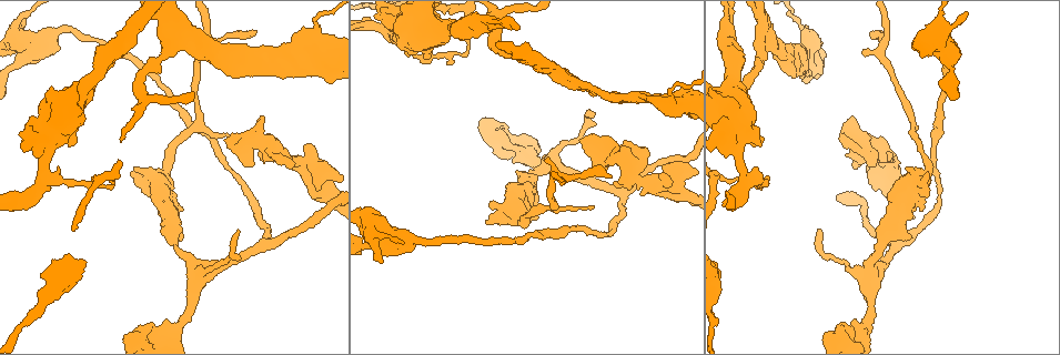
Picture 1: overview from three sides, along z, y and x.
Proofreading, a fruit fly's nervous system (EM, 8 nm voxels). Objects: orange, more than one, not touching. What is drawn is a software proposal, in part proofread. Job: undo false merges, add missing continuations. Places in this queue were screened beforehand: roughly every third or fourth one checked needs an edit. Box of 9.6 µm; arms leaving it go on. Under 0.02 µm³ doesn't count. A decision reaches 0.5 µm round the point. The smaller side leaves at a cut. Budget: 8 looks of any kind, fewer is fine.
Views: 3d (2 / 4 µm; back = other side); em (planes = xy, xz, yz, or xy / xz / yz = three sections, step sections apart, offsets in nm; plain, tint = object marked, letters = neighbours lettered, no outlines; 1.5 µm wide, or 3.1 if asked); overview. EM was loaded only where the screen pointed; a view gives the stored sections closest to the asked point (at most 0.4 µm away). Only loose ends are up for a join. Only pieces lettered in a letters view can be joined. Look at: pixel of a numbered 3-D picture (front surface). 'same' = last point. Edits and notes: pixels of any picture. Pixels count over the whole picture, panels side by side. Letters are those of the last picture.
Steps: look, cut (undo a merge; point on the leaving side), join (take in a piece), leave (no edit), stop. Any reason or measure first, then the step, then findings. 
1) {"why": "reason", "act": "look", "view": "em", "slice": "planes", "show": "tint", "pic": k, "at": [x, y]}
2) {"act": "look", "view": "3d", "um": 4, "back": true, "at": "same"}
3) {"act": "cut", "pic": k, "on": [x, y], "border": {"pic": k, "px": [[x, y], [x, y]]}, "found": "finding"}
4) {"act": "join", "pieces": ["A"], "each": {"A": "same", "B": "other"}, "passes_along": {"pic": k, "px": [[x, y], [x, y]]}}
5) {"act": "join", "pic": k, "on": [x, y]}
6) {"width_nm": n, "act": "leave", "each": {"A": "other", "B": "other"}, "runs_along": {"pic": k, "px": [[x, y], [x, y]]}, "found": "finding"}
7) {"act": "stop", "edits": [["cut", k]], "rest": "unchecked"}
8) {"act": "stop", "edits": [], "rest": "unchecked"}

{"why": "thin neck", "act": "look", "view": "3d", "um": 4, "pic": 1, "at": [252, 195]}

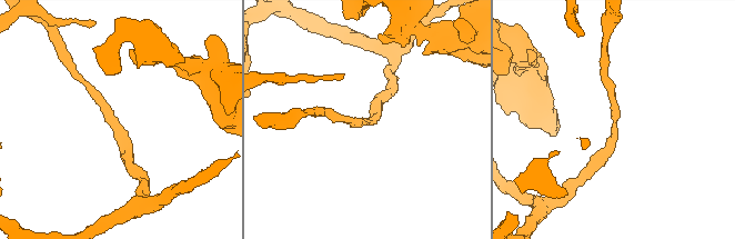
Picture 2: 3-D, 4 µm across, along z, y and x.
{"act": "look", "view": "em", "slice": "planes", "show": "letters", "pic": 2, "at": [362, 123]}

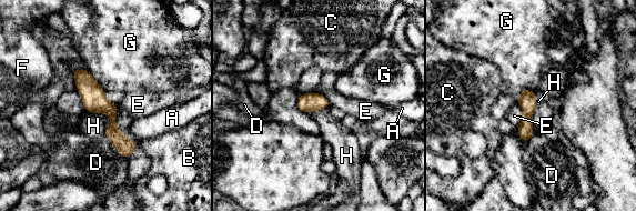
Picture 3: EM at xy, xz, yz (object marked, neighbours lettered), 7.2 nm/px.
{"act": "leave", "each": {"A": "other", "B": "other", "C": "other", "D": "other", "E": "other", "F": "other", "G": "other", "H": "other"}, "found": "all the same neuron"}

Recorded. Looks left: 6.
{"why": "narrows sharply", "act": "look", "view": "em", "slice": "xz", "step": 4, "show": "tint", "pic": 1, "at": [882, 248]}

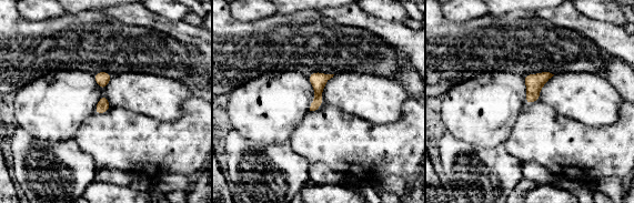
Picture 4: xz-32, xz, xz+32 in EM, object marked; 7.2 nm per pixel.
{"why": "another direction", "act": "look", "view": "em", "slice": "planes", "show": "letters", "at": "same"}

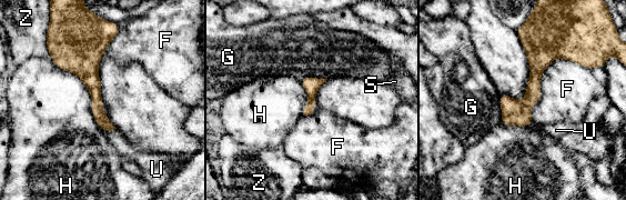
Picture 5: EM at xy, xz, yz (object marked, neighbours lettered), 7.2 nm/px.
{"longest_contact_nm": ["H", 650], "act": "leave", "each": {"F": "other", "G": "other", "H": "other", "S": "other", "U": "other", "Z": "other"}, "border": {"pic": 5, "px": [[589, 68], [555, 58], [531, 123]]}, "found": "one neuron here"}

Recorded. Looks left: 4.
{"why": "free end", "act": "look", "view": "em", "slice": "planes", "show": "plain", "pic": 1, "at": [255, 30]}

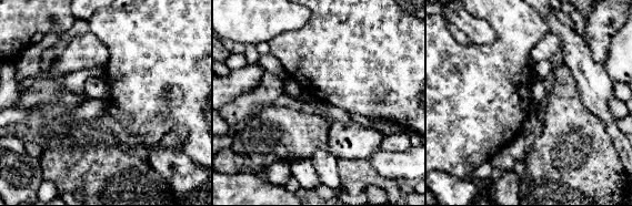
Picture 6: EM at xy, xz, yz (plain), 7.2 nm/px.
{"act": "look", "view": "em", "slice": "planes", "show": "letters", "at": "same"}

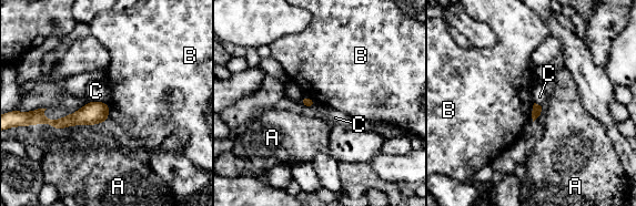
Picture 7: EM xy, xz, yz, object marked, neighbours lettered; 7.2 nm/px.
{"longest_contact_nm": ["A", 170], "act": "leave", "each": {"A": "other", "B": "other", "C": "other"}, "found": "no lettered piece goes on from it"}

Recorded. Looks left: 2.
{"act": "stop", "edits": [], "rest": "unchecked"}

